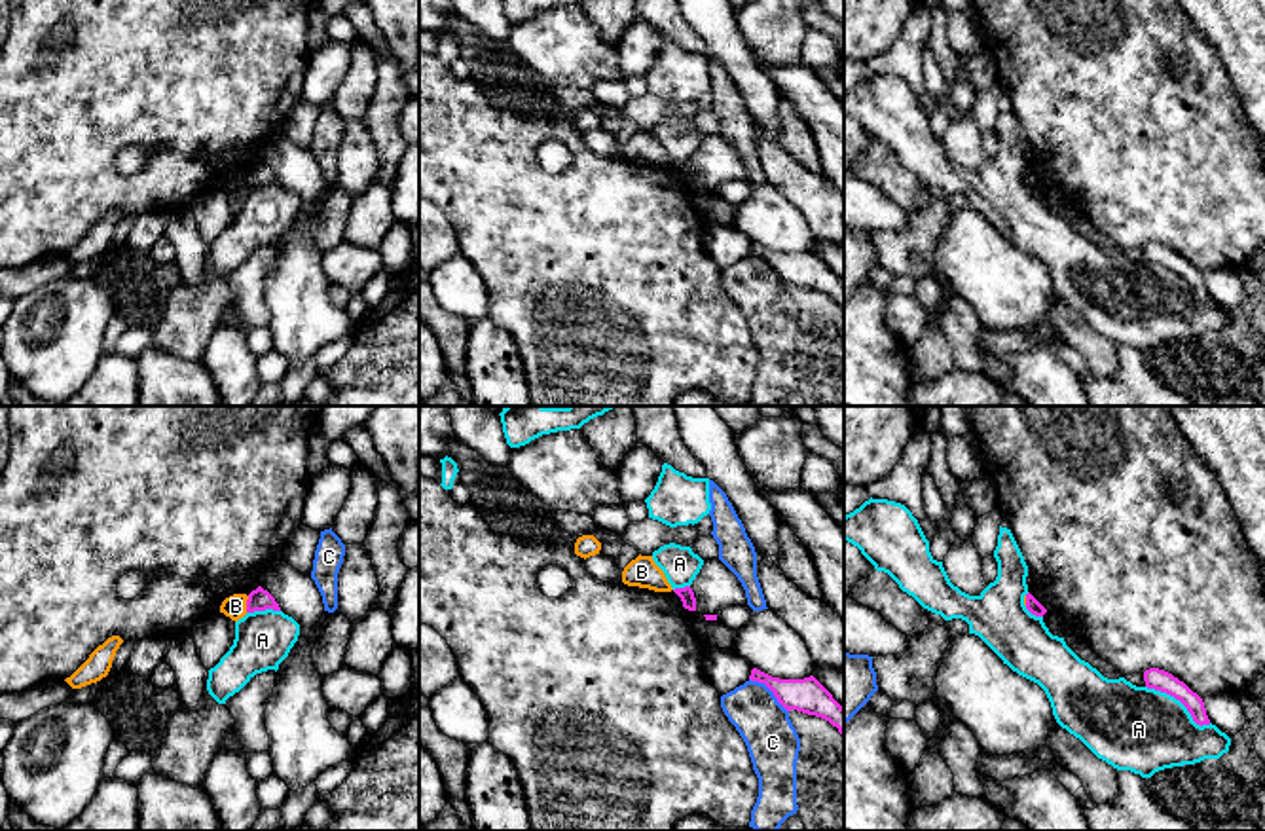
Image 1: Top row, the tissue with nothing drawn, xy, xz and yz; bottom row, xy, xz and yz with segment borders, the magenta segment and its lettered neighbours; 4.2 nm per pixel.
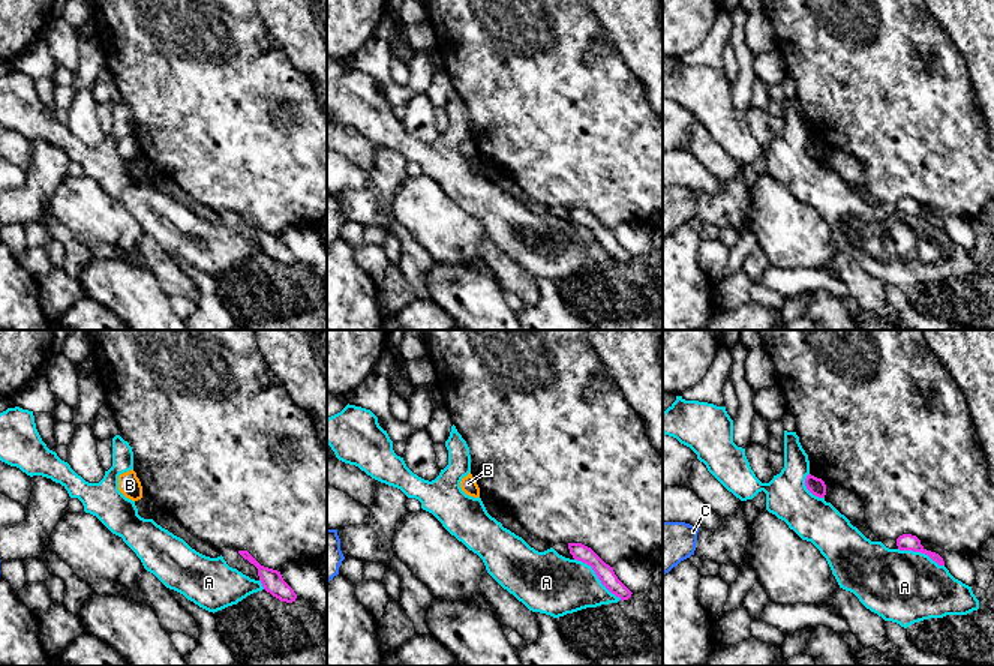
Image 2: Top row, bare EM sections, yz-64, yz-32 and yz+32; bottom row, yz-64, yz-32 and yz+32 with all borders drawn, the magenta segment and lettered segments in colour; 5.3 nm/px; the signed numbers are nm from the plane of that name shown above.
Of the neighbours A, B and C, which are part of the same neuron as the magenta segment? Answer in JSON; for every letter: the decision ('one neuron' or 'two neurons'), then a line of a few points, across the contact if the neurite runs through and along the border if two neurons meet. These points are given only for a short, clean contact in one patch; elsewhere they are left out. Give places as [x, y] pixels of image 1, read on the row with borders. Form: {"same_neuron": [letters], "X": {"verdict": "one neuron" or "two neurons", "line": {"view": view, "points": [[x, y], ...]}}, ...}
{"same_neuron": [], "A": {"verdict": "two neurons"}, "B": {"verdict": "two neurons", "line": {"view": "xy", "points": [[249, 596], [245, 611]]}}, "C": {"verdict": "two neurons"}}

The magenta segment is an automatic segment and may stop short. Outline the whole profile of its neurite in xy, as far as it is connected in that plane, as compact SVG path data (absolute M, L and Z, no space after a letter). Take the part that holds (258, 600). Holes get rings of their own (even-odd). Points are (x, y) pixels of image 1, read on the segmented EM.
M258 586L256 590L252 590L248 594L247 613L266 611L266 609L281 611L281 607L275 601L275 598L267 590L264 590L262 586Z

